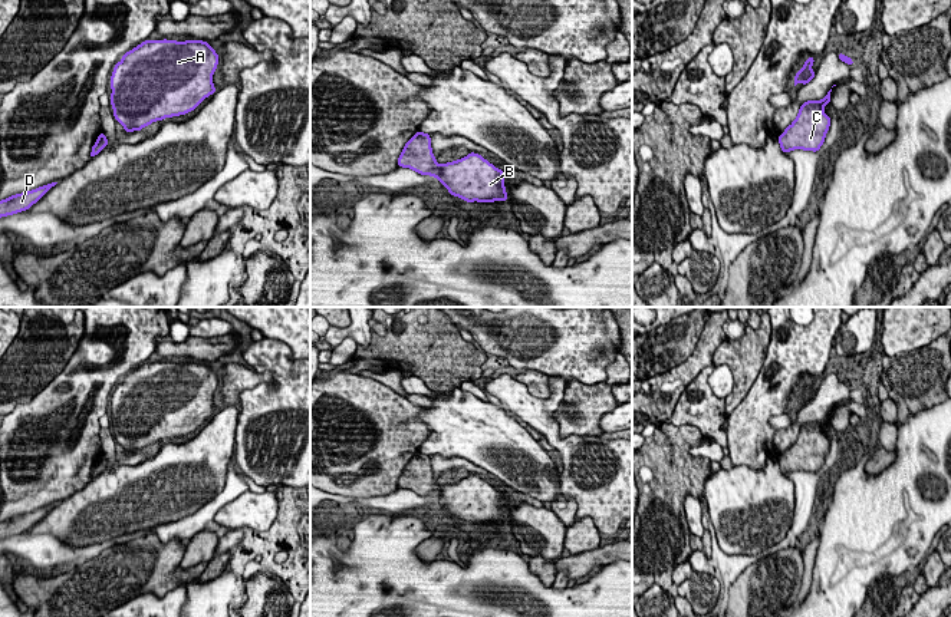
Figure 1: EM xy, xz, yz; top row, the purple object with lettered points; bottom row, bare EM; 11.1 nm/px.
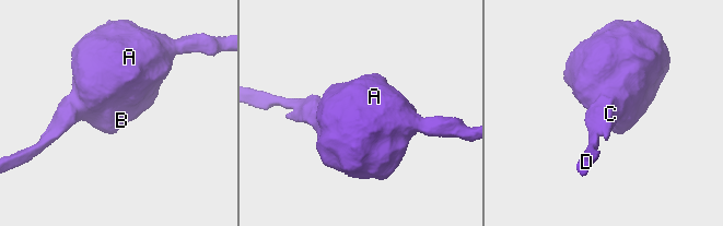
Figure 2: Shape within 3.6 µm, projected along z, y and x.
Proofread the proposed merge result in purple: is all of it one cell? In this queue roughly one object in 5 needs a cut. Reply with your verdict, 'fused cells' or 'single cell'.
single cell

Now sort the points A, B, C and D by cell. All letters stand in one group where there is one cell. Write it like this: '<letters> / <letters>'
A B C D

